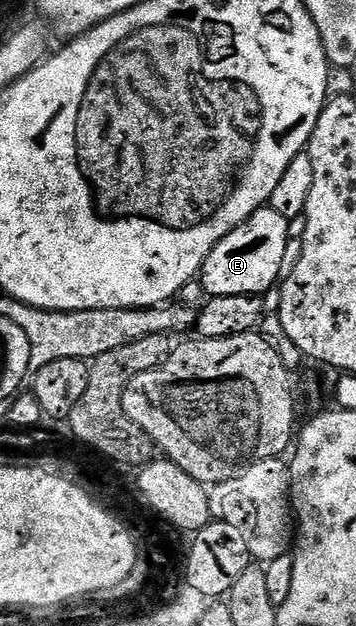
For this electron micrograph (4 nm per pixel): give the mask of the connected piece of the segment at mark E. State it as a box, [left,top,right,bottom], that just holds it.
[201,205,289,296]

